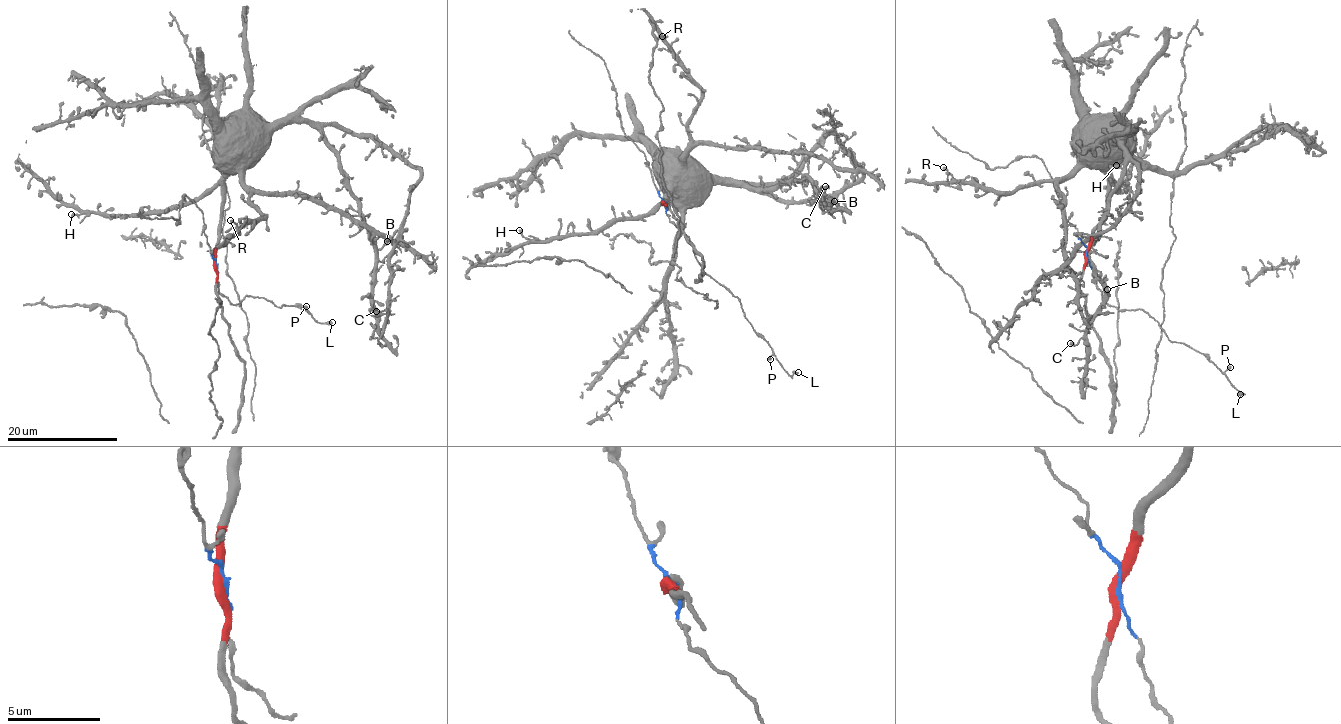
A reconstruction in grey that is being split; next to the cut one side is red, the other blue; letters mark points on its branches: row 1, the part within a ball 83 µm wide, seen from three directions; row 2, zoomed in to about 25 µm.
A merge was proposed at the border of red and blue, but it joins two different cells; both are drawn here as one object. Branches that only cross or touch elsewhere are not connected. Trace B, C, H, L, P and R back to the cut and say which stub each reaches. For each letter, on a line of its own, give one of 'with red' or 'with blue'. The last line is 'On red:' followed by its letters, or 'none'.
B: with red
C: with red
H: with red
L: with blue
P: with blue
R: with red
On red: B, C, H, R

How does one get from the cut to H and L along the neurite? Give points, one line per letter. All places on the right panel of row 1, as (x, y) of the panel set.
H: (1087, 253), (1091, 230), (1105, 214), (1109, 181), (1117, 191), (1125, 191), (1128, 172), (1116, 166)
L: (1087, 253), (1094, 281), (1106, 303), (1119, 310), (1143, 310), (1172, 341), (1206, 355), (1240, 394)

